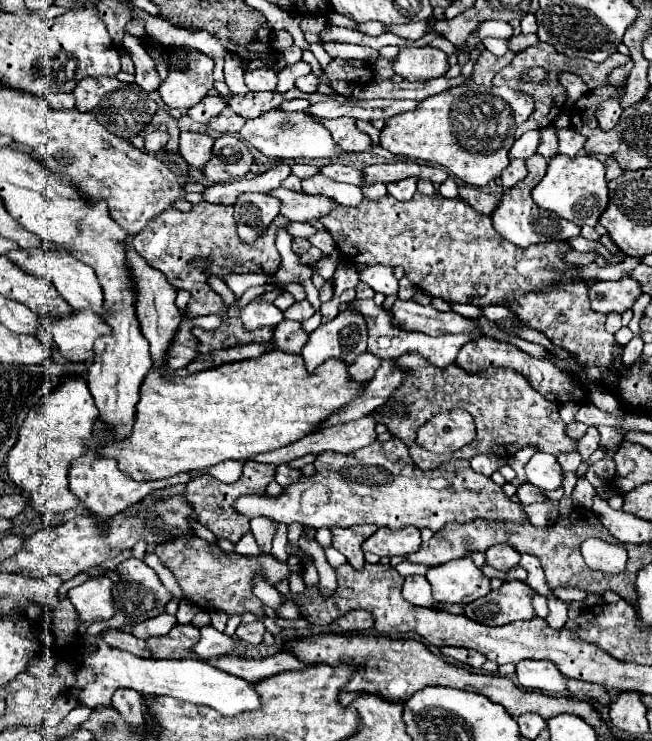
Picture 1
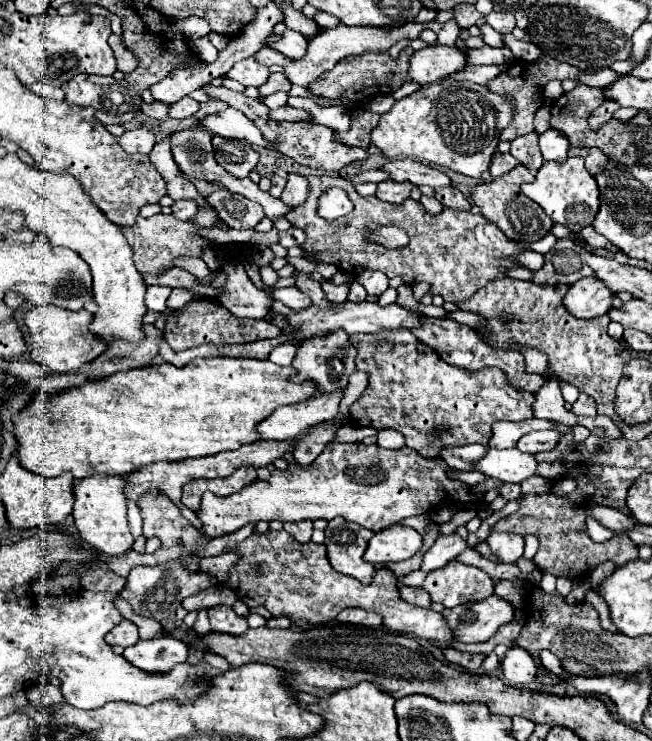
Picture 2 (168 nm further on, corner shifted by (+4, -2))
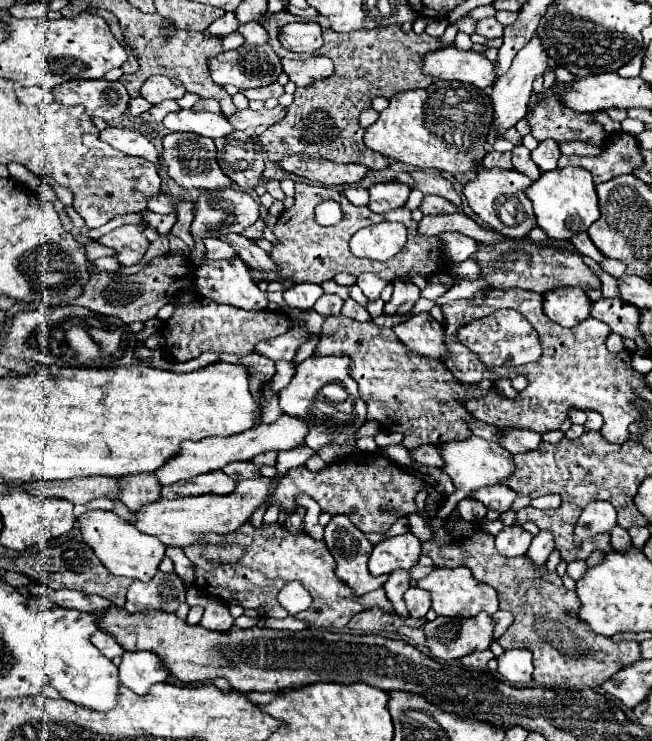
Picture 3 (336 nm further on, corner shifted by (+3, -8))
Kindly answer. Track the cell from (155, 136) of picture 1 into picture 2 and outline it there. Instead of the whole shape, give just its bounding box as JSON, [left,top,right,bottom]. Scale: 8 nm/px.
[117,128,155,154]

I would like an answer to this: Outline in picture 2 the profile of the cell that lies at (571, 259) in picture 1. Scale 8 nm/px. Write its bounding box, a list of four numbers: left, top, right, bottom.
[515,251,544,271]

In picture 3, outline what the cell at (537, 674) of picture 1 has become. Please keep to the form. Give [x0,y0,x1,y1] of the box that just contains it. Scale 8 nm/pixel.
[498,650,532,686]

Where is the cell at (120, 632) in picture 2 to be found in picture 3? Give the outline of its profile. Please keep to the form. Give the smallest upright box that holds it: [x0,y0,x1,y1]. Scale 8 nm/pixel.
[92,630,124,660]

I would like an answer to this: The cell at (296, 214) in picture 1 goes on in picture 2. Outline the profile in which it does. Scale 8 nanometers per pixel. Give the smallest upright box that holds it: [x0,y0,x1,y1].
[171,128,291,218]

